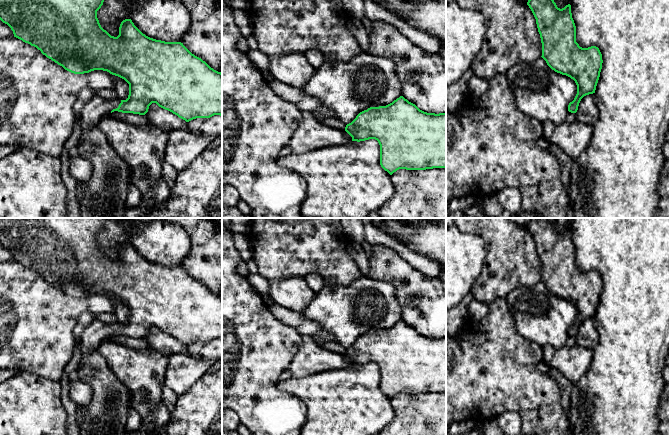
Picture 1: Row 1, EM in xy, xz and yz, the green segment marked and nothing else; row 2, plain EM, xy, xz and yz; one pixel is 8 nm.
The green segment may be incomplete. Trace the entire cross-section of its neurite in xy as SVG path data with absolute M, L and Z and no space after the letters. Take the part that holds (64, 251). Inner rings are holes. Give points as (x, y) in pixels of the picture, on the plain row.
M0 218L0 244L11 252L14 261L36 271L47 282L71 297L84 298L103 294L129 308L126 324L105 323L95 319L87 326L80 336L79 348L82 356L96 350L102 341L114 335L145 339L152 327L186 346L214 339L222 340L222 297L192 278L181 266L165 266L146 260L131 243L121 246L117 261L111 260L101 251L97 242L97 235L105 222L106 218Z

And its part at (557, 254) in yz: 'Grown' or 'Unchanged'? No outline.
Unchanged

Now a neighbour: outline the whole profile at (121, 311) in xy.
M112 299L115 308L114 315L117 317L119 323L126 324L129 319L129 308L122 302Z

